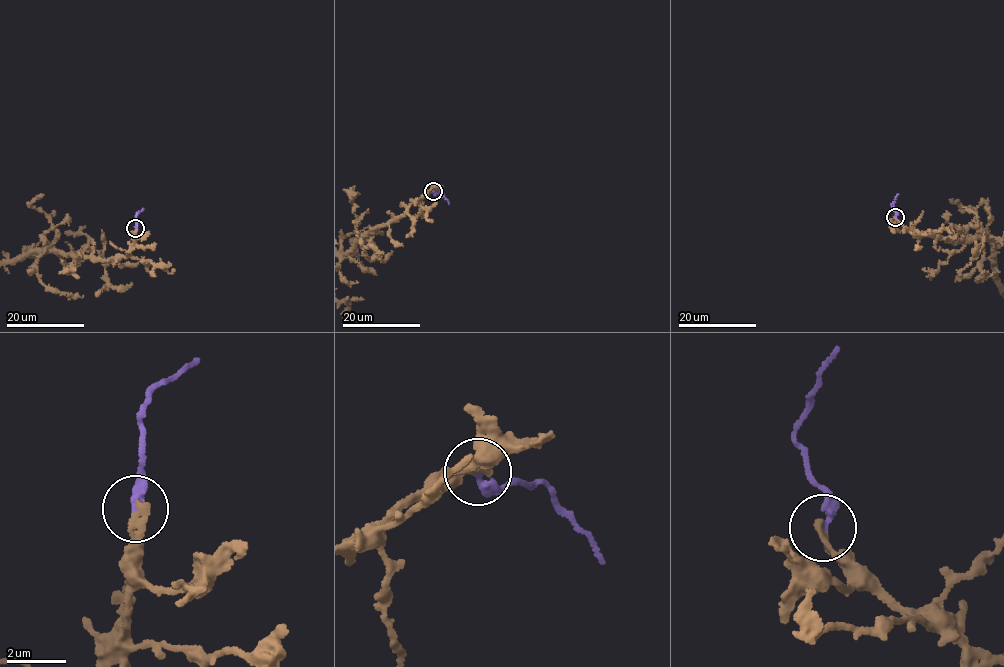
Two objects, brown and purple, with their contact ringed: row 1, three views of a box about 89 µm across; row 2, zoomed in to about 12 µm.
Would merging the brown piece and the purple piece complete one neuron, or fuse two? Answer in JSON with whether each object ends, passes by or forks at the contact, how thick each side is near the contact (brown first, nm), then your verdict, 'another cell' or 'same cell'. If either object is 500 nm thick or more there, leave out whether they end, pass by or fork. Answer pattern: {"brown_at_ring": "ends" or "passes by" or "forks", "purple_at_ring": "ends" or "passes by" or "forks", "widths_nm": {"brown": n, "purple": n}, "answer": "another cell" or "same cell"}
{"brown_at_ring": "ends", "purple_at_ring": "ends", "widths_nm": {"brown": 280, "purple": 280}, "answer": "same cell"}

